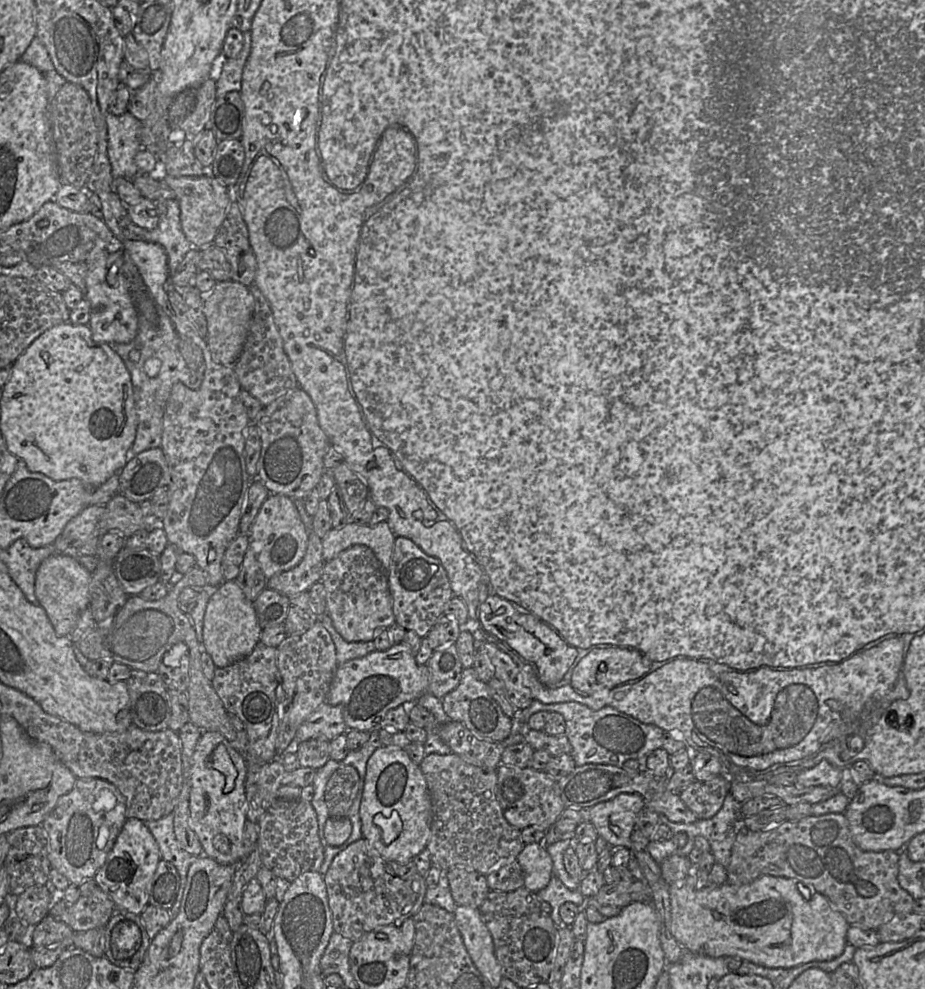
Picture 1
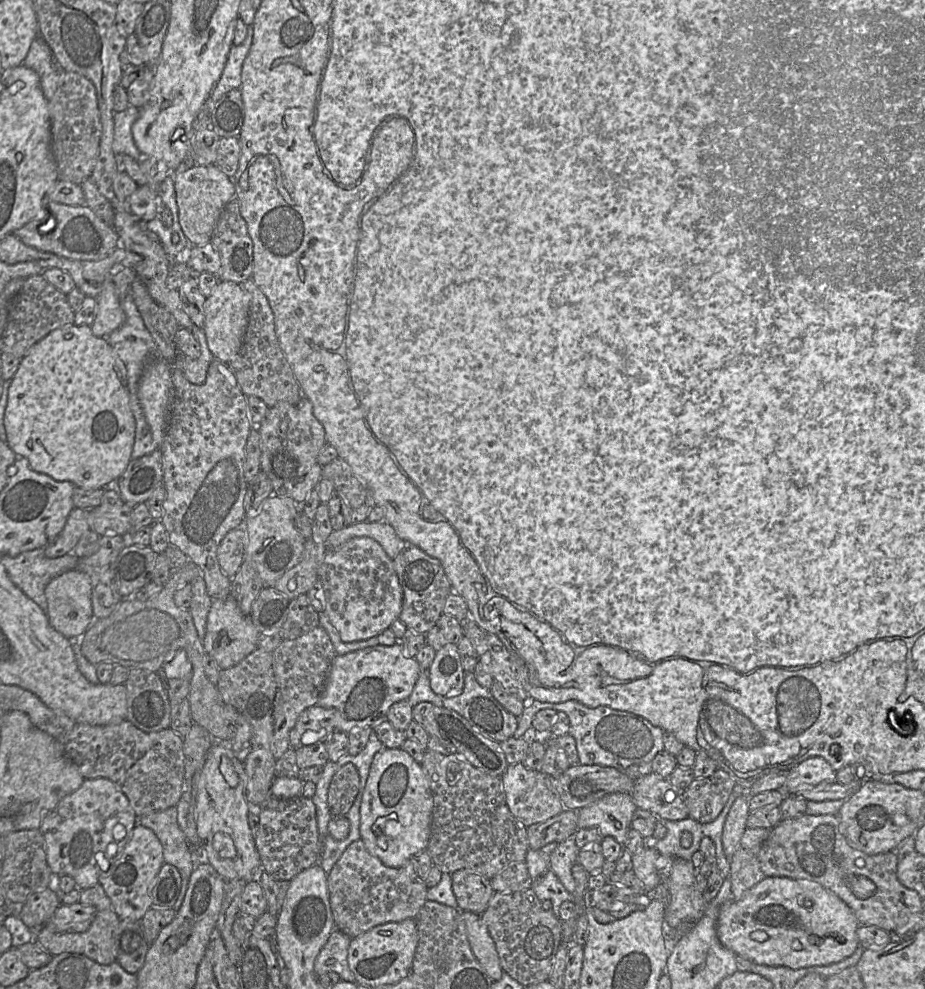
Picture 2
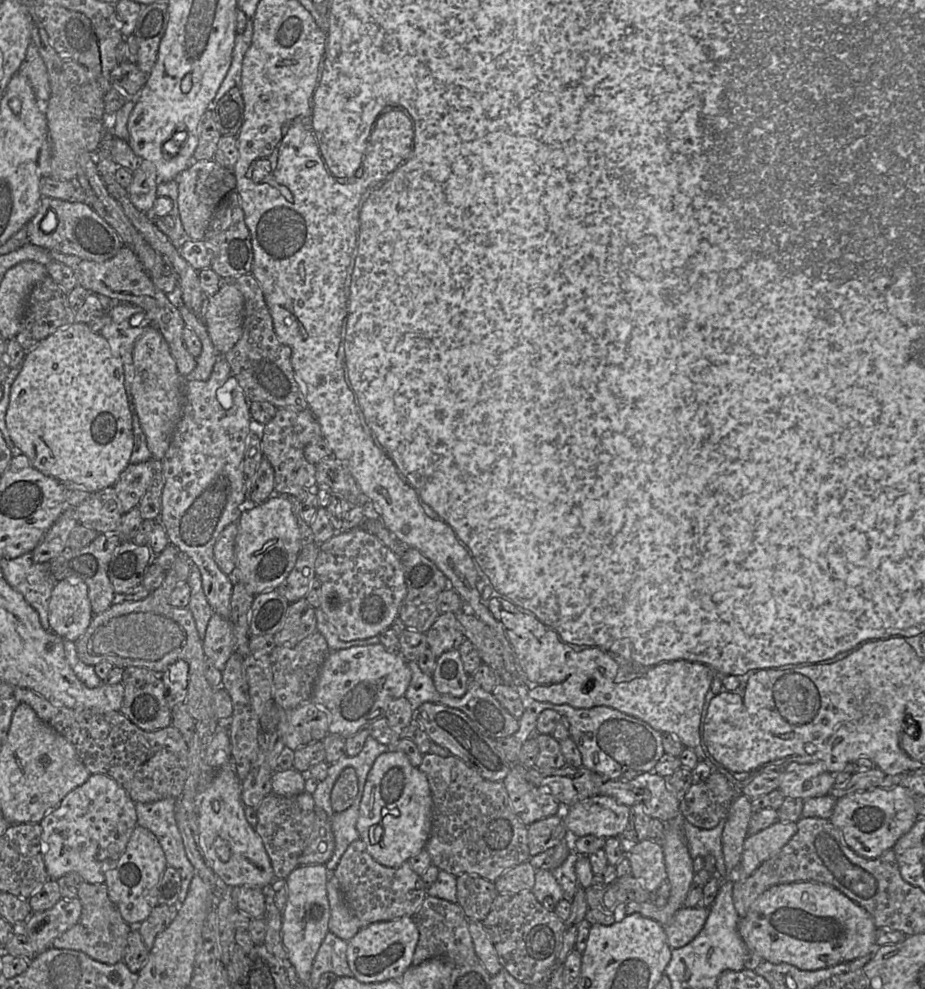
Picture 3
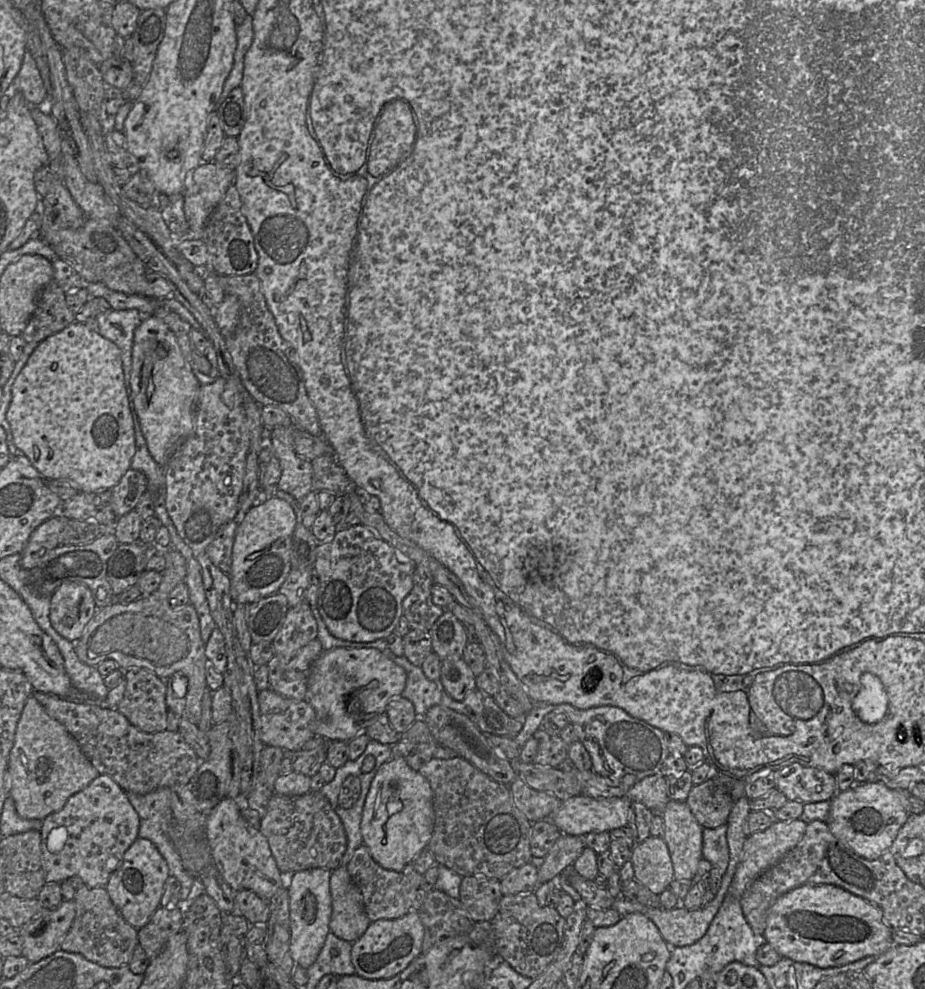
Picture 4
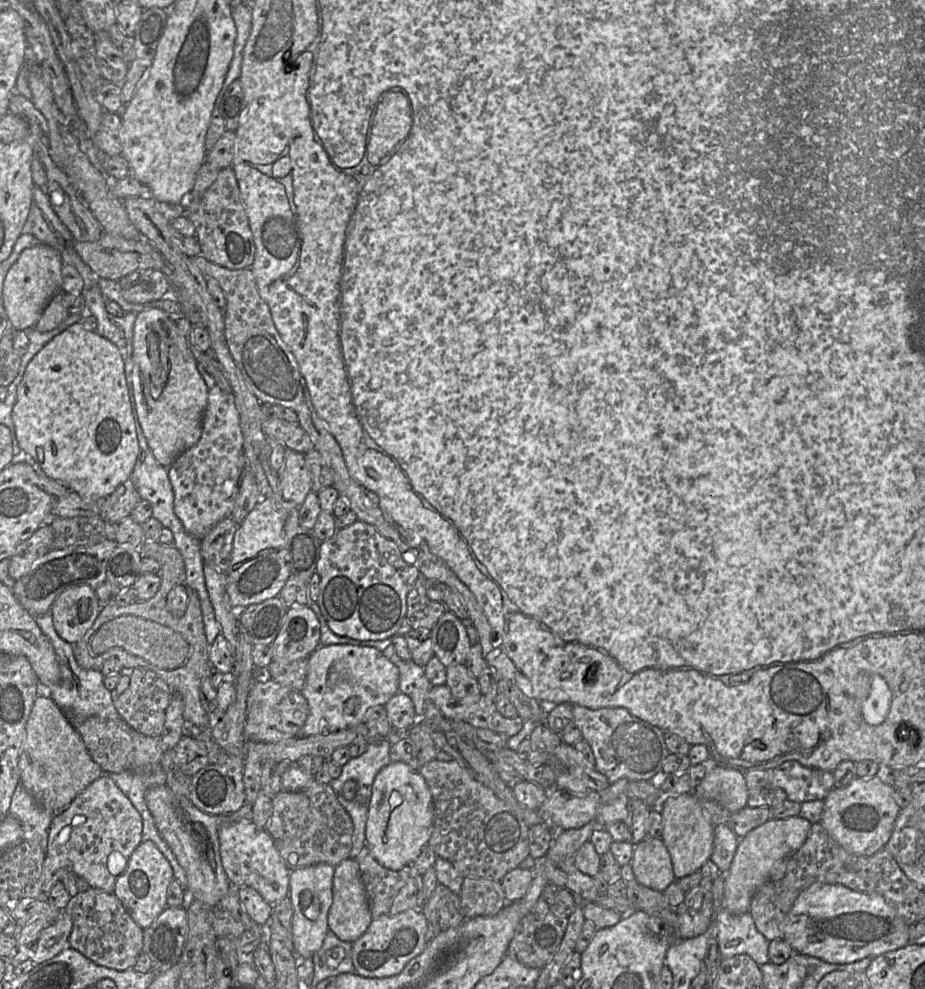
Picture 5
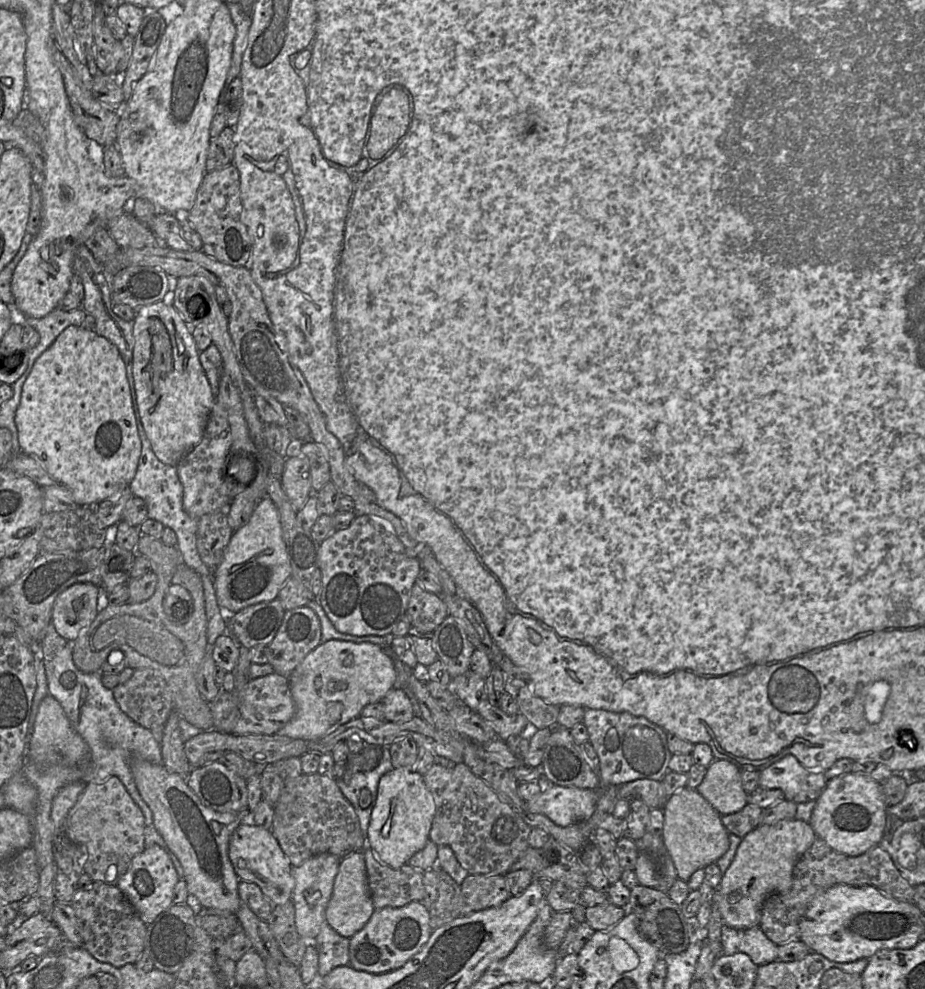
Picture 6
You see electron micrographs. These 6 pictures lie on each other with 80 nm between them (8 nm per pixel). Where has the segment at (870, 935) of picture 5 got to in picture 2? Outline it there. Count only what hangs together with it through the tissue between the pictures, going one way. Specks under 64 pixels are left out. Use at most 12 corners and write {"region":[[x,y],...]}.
{"region":[[768,877],[720,910],[752,963],[826,966],[860,946],[854,912],[817,882]]}

